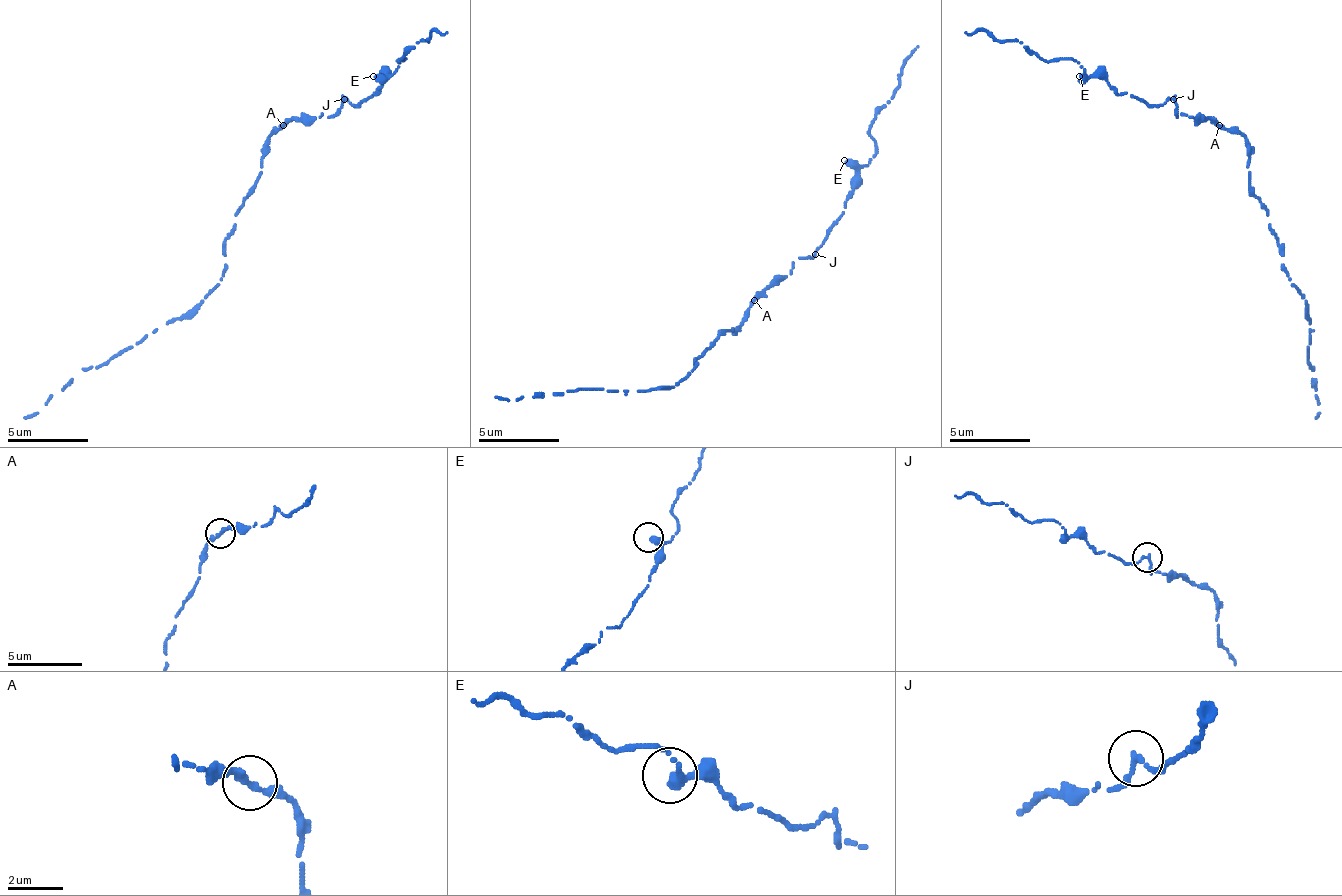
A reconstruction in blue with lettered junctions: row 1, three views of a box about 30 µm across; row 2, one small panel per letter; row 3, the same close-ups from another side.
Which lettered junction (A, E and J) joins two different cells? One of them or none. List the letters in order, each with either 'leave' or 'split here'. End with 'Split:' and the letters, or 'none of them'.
A: split here
E: leave
J: leave
Split: A

